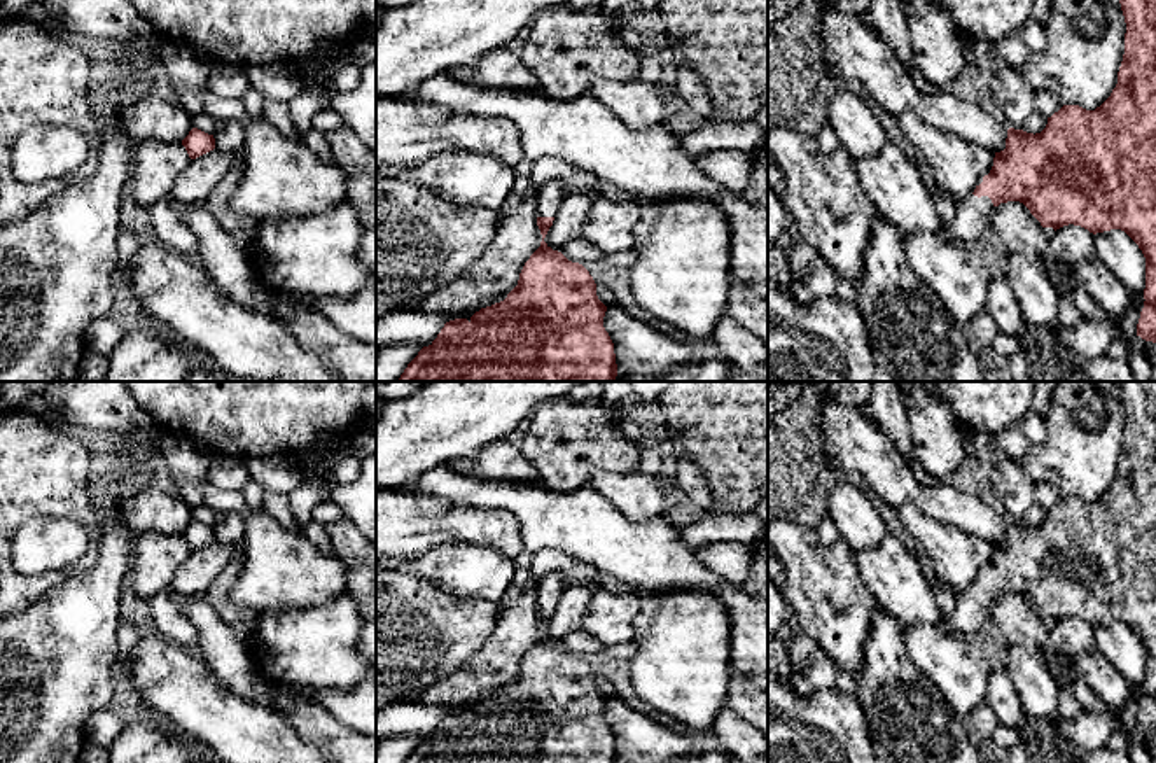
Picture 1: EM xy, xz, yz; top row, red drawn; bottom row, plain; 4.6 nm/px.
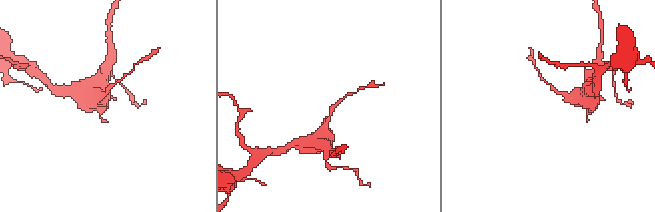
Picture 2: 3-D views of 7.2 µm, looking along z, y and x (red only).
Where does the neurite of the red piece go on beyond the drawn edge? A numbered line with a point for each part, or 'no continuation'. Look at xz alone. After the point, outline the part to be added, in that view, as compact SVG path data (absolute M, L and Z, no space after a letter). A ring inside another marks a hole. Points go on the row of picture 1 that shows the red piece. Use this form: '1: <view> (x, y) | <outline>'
1: xz (551, 195) | M561 180L546 182L537 194L537 217L554 217L570 187Z

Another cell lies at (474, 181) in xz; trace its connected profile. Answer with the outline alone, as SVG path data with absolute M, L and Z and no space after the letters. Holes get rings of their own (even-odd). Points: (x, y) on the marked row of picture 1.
M448 150L407 166L376 163L380 178L425 187L458 206L498 212L516 182L516 172L493 154Z

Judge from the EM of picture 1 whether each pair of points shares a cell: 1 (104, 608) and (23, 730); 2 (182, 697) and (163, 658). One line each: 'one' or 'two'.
1: one
2: one

